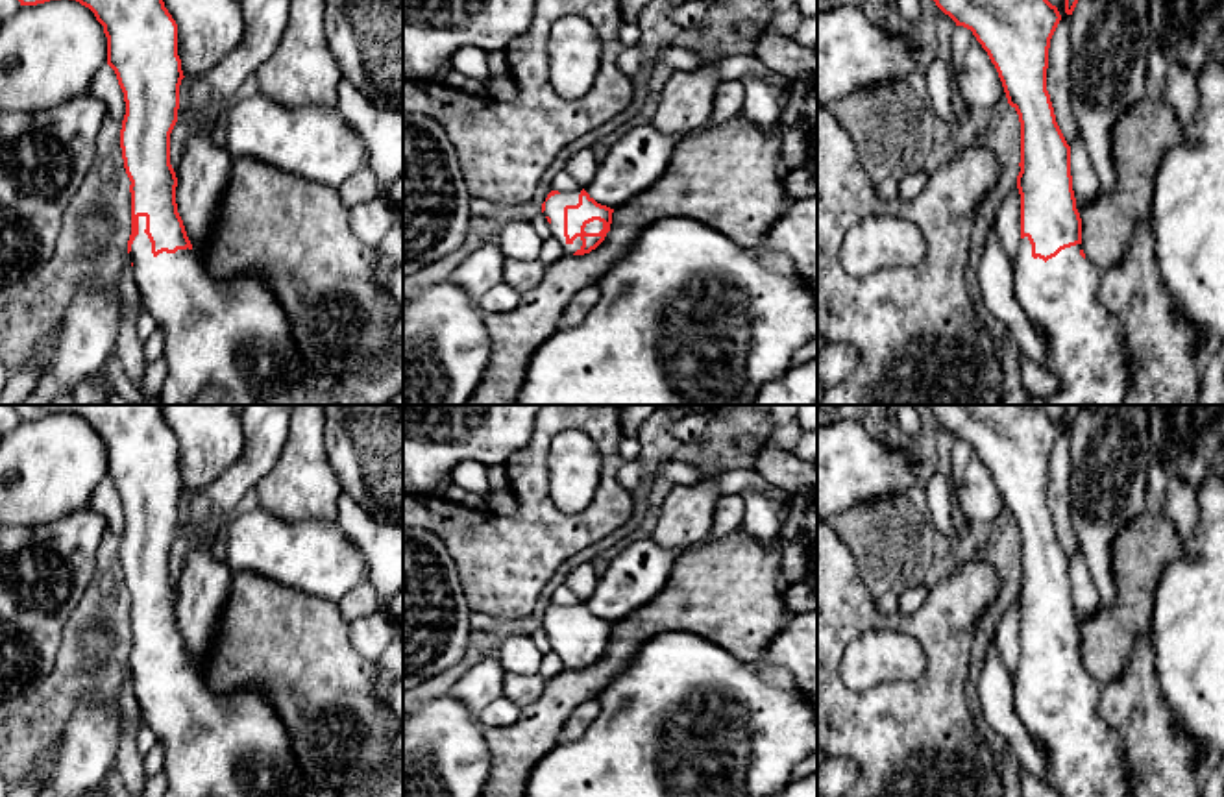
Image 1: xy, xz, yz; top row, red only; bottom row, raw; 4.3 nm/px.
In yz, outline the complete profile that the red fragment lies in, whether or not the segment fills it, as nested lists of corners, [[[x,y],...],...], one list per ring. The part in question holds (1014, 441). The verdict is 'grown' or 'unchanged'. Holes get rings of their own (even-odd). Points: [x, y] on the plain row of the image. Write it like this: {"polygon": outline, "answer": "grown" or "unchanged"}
{"polygon": [[[917,405],[949,429],[956,440],[973,446],[987,466],[1002,496],[1008,518],[1021,536],[1021,586],[1017,603],[1021,608],[1021,660],[1013,677],[1013,710],[1022,725],[1043,747],[1047,786],[1059,797],[1132,797],[1135,780],[1128,773],[1126,754],[1119,736],[1100,719],[1102,686],[1082,664],[1082,632],[1076,623],[1071,590],[1071,560],[1067,558],[1054,529],[1047,505],[1047,483],[1050,453],[1061,435],[1043,405]]], "answer": "grown"}

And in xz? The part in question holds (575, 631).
{"polygon": [[[584,603],[562,608],[551,605],[542,618],[551,644],[566,669],[584,669],[595,664],[610,645],[614,623],[597,618]]], "answer": "grown"}

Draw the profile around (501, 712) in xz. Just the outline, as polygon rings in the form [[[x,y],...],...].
[[[501,695],[494,703],[490,703],[479,716],[479,723],[484,729],[508,727],[516,723],[521,716],[521,708],[514,705],[510,699]]]

